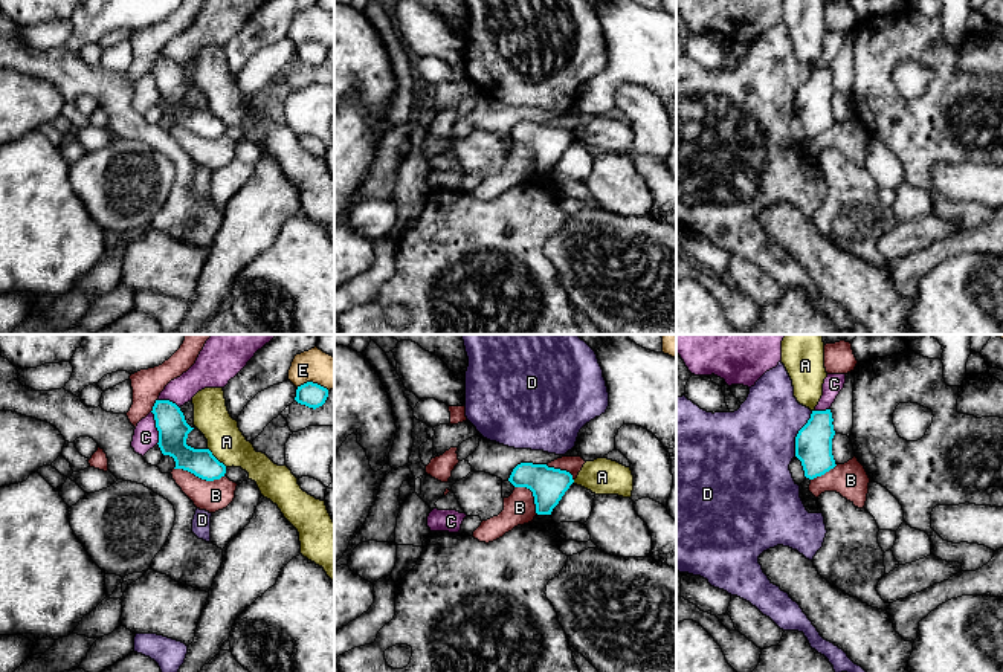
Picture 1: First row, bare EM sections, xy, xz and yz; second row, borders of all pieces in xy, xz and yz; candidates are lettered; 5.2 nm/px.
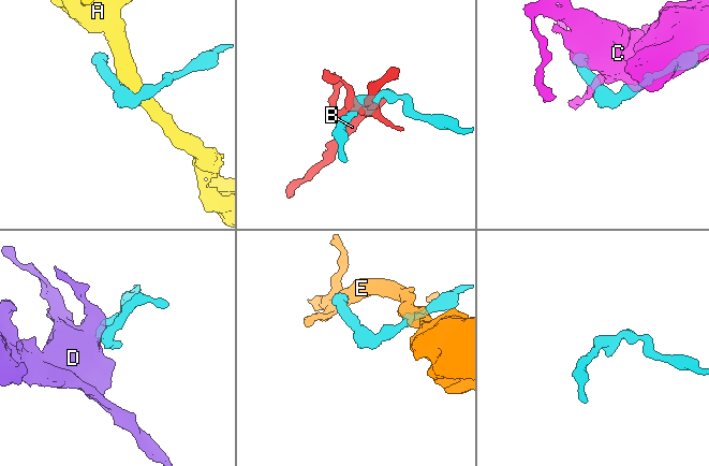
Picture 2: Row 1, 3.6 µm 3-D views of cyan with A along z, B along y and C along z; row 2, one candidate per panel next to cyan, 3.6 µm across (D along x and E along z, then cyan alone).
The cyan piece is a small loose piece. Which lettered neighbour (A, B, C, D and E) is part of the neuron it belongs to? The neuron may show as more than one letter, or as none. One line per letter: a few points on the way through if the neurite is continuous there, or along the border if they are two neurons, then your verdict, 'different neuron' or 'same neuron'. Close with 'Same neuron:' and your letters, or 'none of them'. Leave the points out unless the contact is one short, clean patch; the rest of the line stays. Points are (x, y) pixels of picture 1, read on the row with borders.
A: different neuron
B: different neuron
C: border xy (151, 411), (156, 420), (158, 443); different neuron
D: different neuron
E: border xy (296, 387), (306, 382), (316, 382), (328, 390); different neuron
Same neuron: none of them

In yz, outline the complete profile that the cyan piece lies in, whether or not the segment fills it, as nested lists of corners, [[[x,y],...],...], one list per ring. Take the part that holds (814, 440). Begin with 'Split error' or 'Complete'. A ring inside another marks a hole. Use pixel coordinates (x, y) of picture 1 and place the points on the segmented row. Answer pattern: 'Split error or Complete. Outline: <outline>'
Split error. Outline: [[[812,411],[808,423],[795,437],[795,457],[801,461],[806,480],[800,484],[800,498],[809,513],[821,513],[818,498],[809,492],[814,478],[834,469],[832,438],[835,435],[832,412]]]

